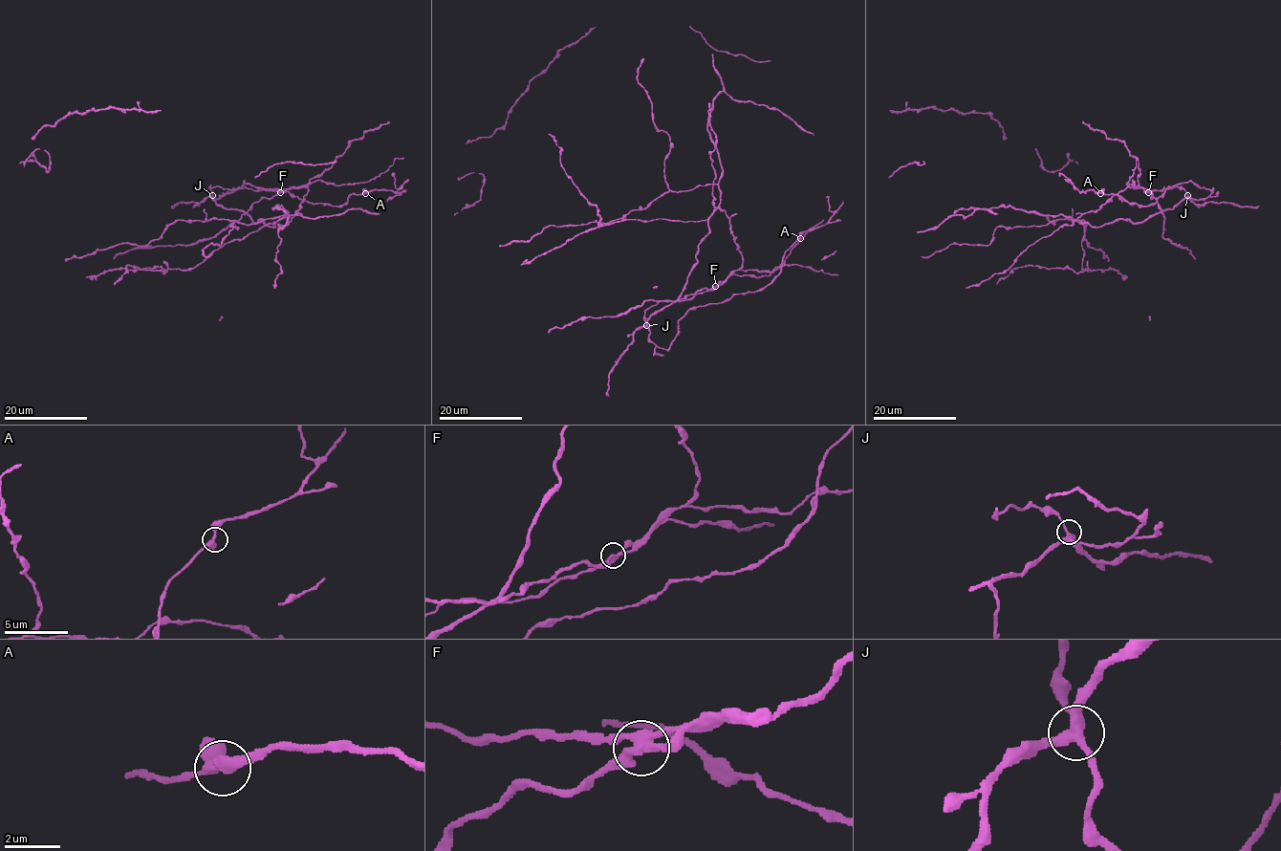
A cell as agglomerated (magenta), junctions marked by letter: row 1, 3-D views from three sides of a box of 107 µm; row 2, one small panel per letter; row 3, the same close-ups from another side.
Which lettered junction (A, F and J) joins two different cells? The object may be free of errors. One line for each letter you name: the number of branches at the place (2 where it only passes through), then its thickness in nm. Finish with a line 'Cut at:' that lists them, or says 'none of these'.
F: Branches: 4. Thickness 320 nm
Cut at: F

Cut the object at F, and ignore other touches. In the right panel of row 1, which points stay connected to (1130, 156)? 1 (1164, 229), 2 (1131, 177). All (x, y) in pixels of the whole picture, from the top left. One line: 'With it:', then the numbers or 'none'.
With it: 1

